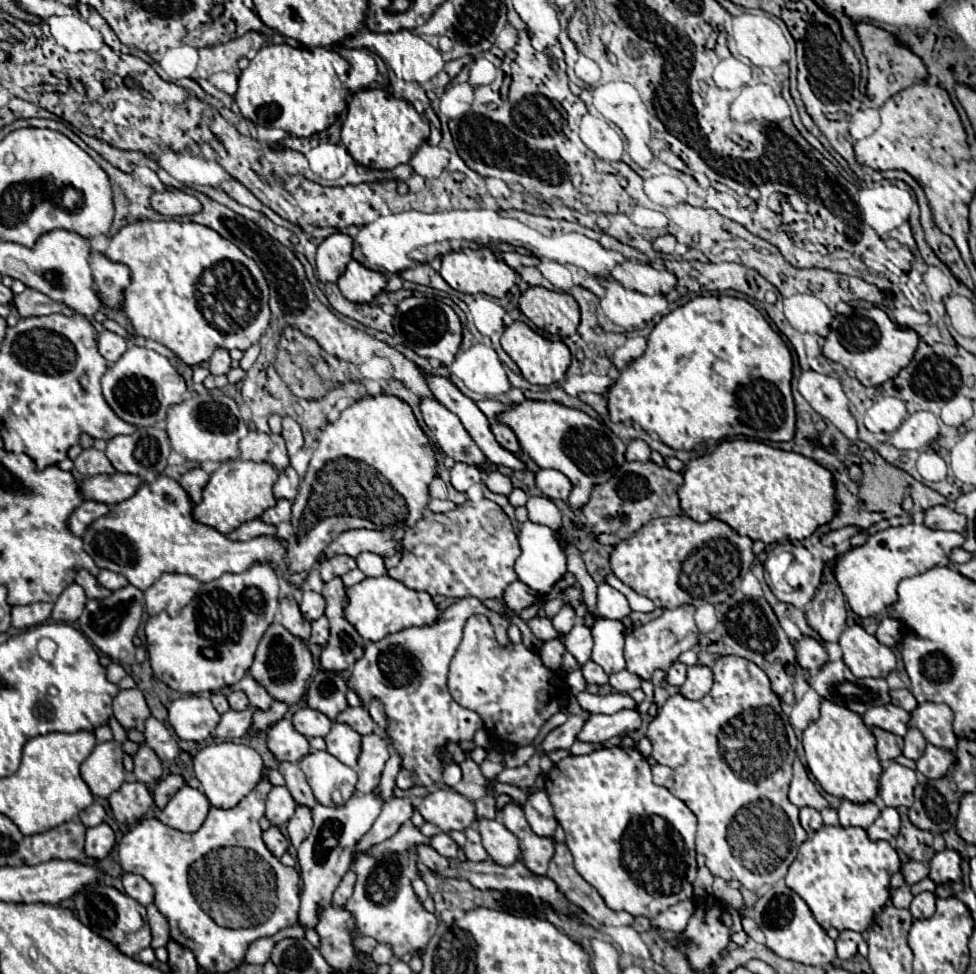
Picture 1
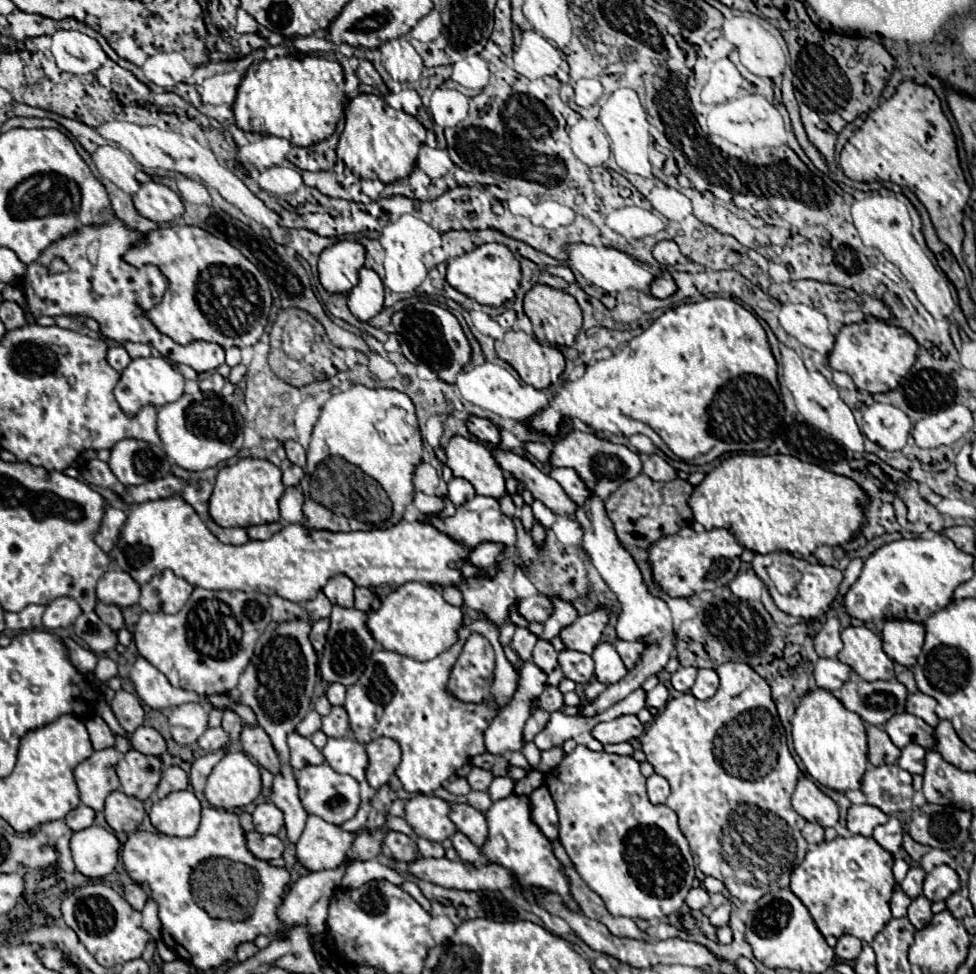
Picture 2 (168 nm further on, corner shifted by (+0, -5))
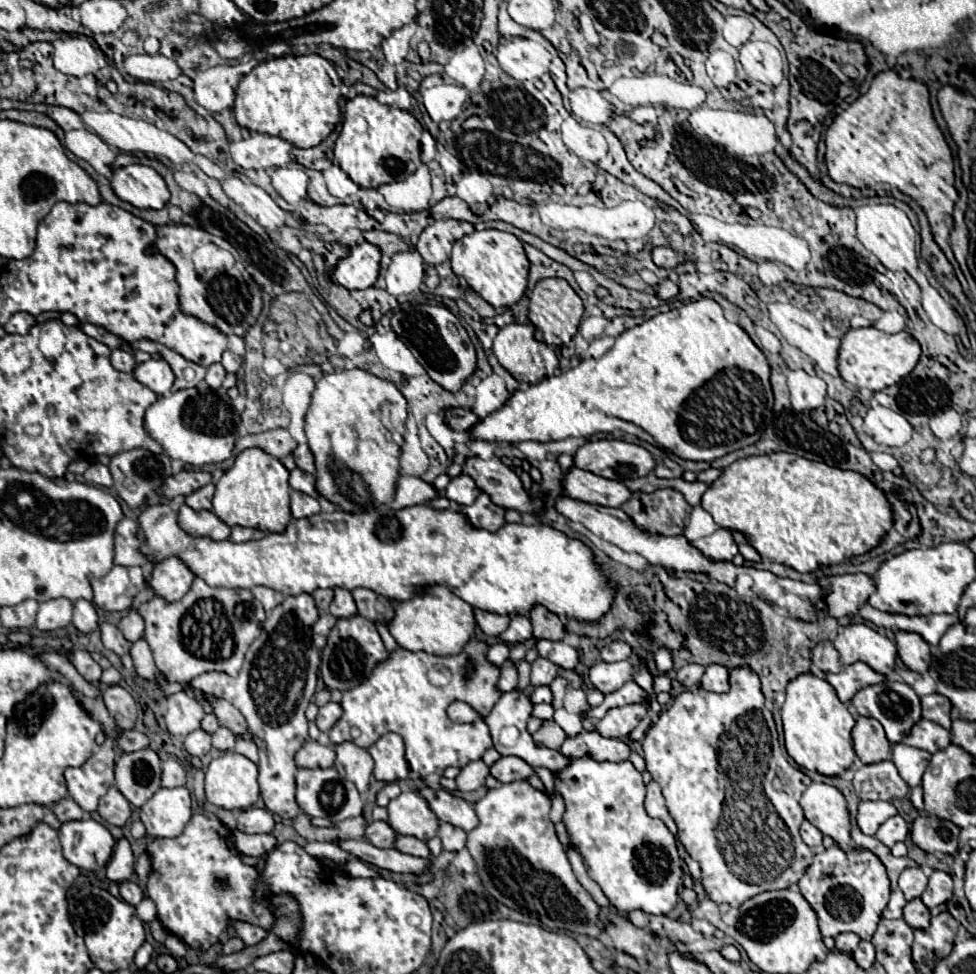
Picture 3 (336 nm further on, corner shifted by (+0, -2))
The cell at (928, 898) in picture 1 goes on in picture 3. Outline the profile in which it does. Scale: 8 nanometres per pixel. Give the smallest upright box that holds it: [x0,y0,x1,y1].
[903,899,929,929]

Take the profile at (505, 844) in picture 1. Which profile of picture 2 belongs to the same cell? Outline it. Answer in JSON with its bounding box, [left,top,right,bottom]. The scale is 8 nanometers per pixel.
[451,804,487,848]

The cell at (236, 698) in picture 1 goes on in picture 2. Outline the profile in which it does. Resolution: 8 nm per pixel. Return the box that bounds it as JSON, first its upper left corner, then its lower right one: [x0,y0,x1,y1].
[221,710,243,742]

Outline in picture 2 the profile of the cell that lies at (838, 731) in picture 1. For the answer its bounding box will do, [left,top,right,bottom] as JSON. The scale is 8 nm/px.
[793,690,867,790]

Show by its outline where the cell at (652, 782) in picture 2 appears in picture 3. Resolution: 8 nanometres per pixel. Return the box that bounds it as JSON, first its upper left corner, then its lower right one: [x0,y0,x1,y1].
[645,781,677,833]

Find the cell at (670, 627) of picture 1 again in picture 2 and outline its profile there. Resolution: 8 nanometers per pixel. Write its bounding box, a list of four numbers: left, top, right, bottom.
[615,640,645,670]

